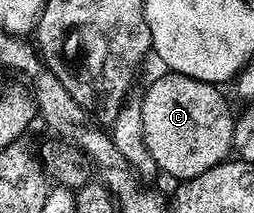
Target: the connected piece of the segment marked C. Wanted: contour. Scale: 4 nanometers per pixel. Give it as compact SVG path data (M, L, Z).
M172 71L164 72L147 88L142 100L140 99L139 108L144 123L145 142L161 173L166 172L180 182L190 180L204 174L212 166L223 163L231 155L236 118L221 92L217 85Z

